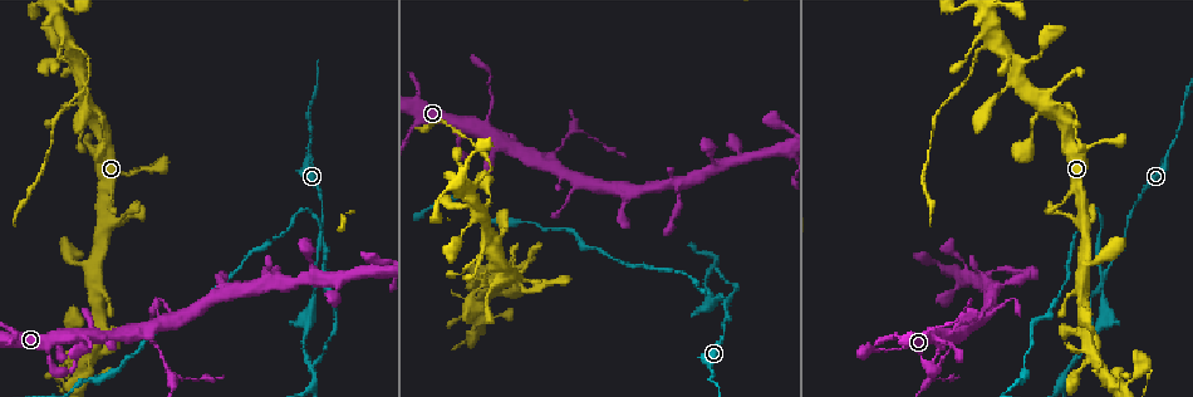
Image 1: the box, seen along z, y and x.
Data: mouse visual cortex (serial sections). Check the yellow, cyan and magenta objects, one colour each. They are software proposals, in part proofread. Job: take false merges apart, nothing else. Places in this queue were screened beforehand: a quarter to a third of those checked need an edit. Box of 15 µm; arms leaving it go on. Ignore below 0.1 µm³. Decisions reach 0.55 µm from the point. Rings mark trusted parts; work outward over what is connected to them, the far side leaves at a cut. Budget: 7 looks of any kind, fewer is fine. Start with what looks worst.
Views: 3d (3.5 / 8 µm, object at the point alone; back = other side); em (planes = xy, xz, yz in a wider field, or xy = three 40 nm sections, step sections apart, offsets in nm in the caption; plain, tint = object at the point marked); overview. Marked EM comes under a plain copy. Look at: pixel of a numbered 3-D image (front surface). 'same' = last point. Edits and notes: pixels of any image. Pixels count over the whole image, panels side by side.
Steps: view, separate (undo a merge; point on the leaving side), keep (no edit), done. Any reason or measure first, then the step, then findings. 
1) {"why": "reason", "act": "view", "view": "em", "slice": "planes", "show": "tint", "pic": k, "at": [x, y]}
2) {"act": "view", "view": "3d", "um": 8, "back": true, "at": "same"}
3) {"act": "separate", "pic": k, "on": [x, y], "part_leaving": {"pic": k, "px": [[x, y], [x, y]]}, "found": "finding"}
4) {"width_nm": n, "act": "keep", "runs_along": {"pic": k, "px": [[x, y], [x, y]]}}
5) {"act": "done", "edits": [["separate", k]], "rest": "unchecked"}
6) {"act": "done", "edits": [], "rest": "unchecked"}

{"why": "branch point", "act": "view", "view": "3d", "um": 3.5, "back": true, "pic": 1, "at": [1073, 362]}

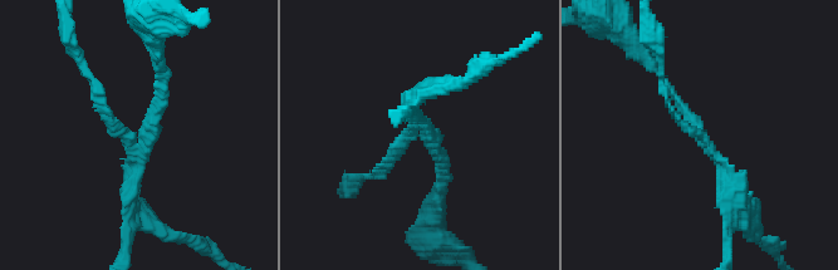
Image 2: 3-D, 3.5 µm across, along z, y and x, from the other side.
{"arms": 3, "arm_widths_nm": [100, 150, 200], "act": "view", "view": "em", "slice": "xy", "step": 3, "show": "tint", "pic": 2, "at": [128, 138]}

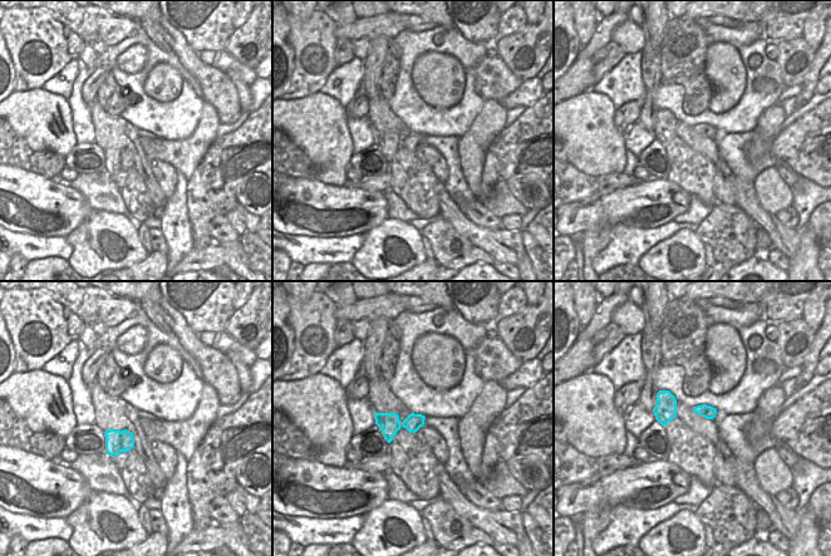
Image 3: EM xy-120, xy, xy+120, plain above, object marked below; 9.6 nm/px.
{"act": "separate", "pic": 2, "on": [160, 106], "border": {"pic": 3, "px": [[119, 432], [119, 447], [122, 451]]}, "found": "two cells meet here"}

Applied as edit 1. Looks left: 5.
{"why": "see it whole again", "act": "view", "view": "overview"}

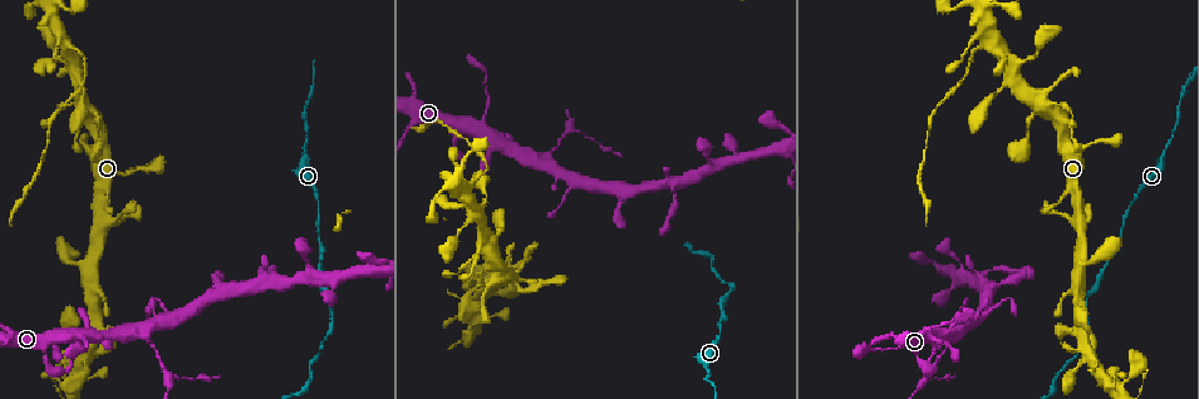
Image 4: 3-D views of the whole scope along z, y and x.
{"why": "three arms meet", "act": "view", "view": "3d", "um": 3.5, "pic": 4, "at": [469, 191]}

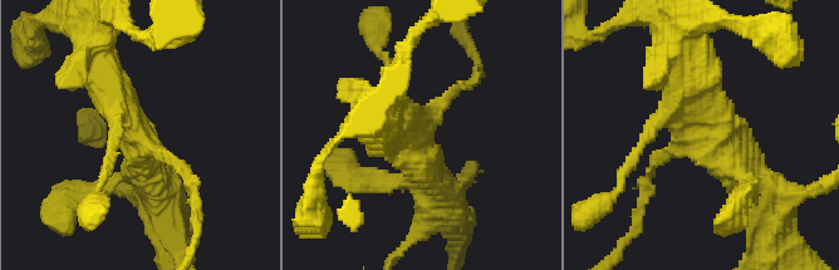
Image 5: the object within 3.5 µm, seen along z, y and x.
{"why": "now the EM", "act": "view", "view": "em", "slice": "xy", "step": 3, "show": "tint", "pic": 5, "at": [703, 143]}

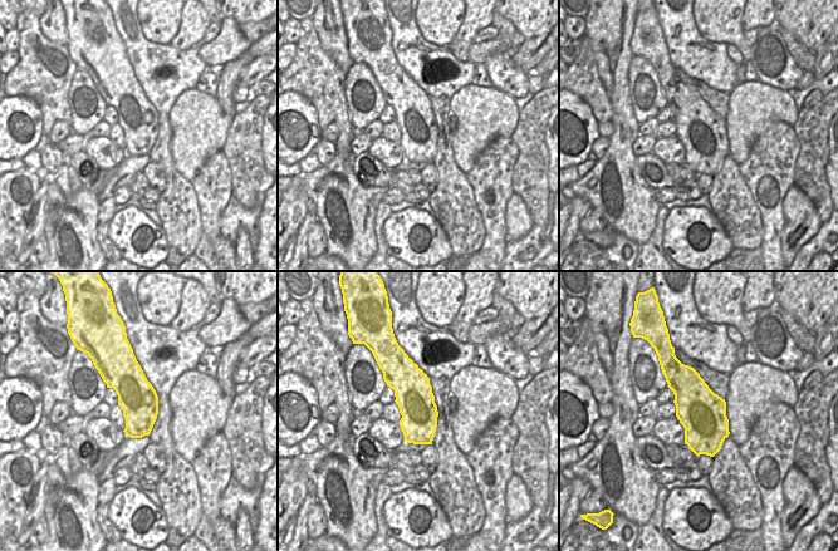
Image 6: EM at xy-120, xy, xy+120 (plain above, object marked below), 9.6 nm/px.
{"width_nm": 360, "act": "separate", "pic": 5, "on": [184, 170], "part_leaving": {"pic": 5, "px": [[153, 148], [192, 178], [192, 245]]}, "found": "two cells meet here"}

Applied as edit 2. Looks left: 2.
{"act": "done", "edits": [["separate", 2], ["separate", 5]], "rest": "unchecked"}

